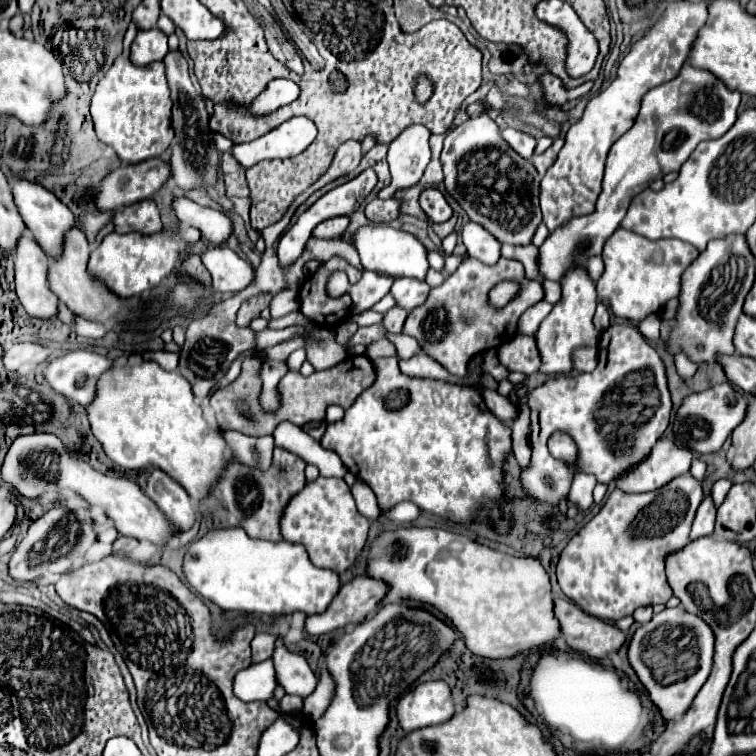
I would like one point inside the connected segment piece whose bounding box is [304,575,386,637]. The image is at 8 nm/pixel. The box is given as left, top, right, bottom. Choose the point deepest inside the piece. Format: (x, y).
(355, 600)

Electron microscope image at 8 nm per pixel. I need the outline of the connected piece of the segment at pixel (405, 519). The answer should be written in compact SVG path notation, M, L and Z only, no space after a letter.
M400 503L400 505L392 507L386 513L382 511L380 515L390 519L390 521L396 521L396 523L410 523L410 521L414 521L418 517L418 513L420 513L420 509L414 503Z

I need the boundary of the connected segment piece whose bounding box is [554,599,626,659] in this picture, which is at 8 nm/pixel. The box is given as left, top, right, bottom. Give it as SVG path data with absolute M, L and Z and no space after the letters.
M554 599L554 617L560 623L560 635L566 645L592 659L618 651L626 643L626 635L618 627L590 617L568 599Z

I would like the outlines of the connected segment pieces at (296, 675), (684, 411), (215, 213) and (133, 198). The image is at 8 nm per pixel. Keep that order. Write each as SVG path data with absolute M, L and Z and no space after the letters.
M284 651L280 655L274 655L272 659L274 659L274 669L276 669L276 679L288 695L308 697L316 689L318 681L304 657Z
M720 383L702 393L692 393L684 399L684 403L676 413L674 441L680 447L686 447L696 453L714 453L724 445L728 435L742 423L746 407L748 407L746 395L736 387L732 387L730 383Z
M174 197L172 211L182 225L192 225L192 227L200 229L202 237L214 247L224 245L232 233L232 223L224 215L224 211L212 209L212 207L202 207L188 197Z
M160 157L120 167L106 175L100 183L96 205L100 211L108 211L148 199L158 193L170 177L170 163L162 161Z

